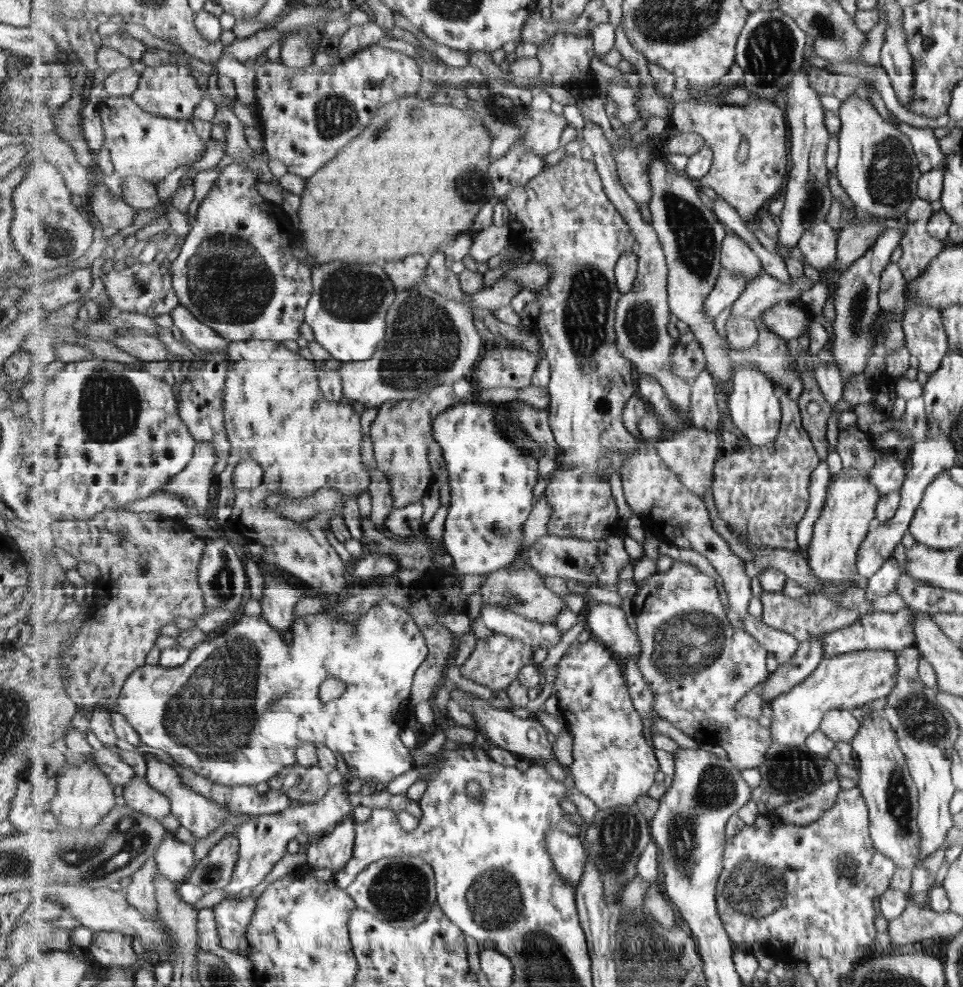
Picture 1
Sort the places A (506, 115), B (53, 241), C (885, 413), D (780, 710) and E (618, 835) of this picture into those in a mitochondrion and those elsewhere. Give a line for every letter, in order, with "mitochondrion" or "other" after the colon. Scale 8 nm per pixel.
A: other
B: mitochondrion
C: other
D: other
E: mitochondrion

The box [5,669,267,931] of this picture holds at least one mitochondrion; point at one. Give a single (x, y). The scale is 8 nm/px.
(118, 849)

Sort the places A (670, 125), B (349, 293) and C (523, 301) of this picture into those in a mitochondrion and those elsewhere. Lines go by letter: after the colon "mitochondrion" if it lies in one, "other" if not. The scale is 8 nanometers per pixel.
A: other
B: mitochondrion
C: other

